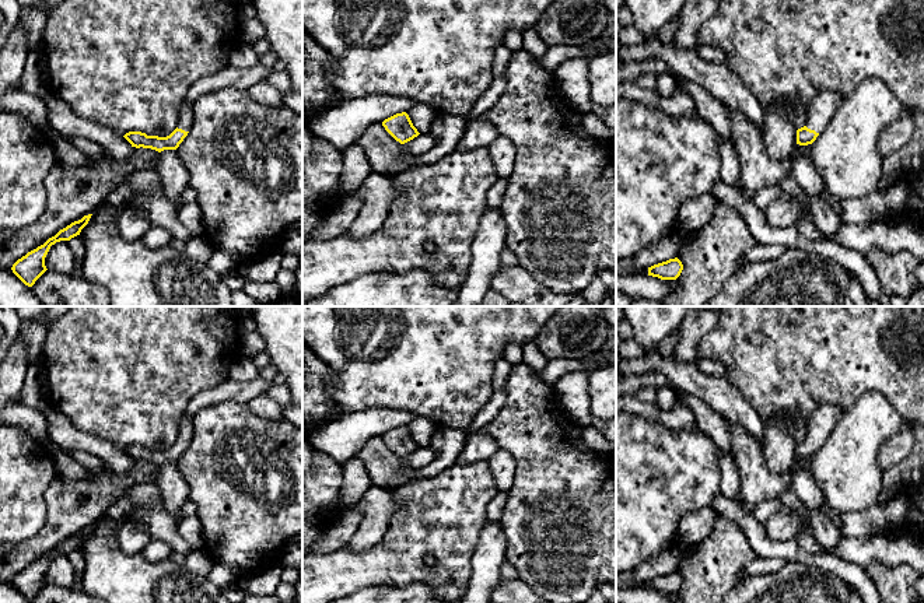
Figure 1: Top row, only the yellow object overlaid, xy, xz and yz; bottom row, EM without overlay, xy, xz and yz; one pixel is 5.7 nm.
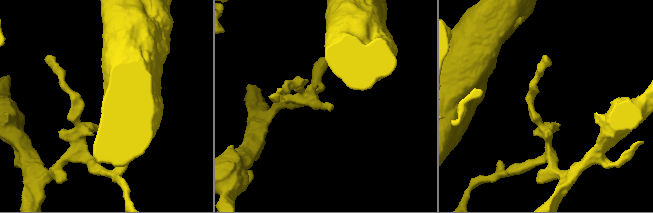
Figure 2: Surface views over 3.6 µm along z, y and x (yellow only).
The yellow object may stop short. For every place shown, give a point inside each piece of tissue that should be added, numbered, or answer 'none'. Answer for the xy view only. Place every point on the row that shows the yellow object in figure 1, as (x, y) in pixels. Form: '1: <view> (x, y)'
1: xy (185, 121)

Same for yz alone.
1: yz (823, 107)

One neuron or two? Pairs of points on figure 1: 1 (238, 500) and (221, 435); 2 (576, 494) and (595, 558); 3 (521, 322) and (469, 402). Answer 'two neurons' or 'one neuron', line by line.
1: one neuron
2: one neuron
3: one neuron

